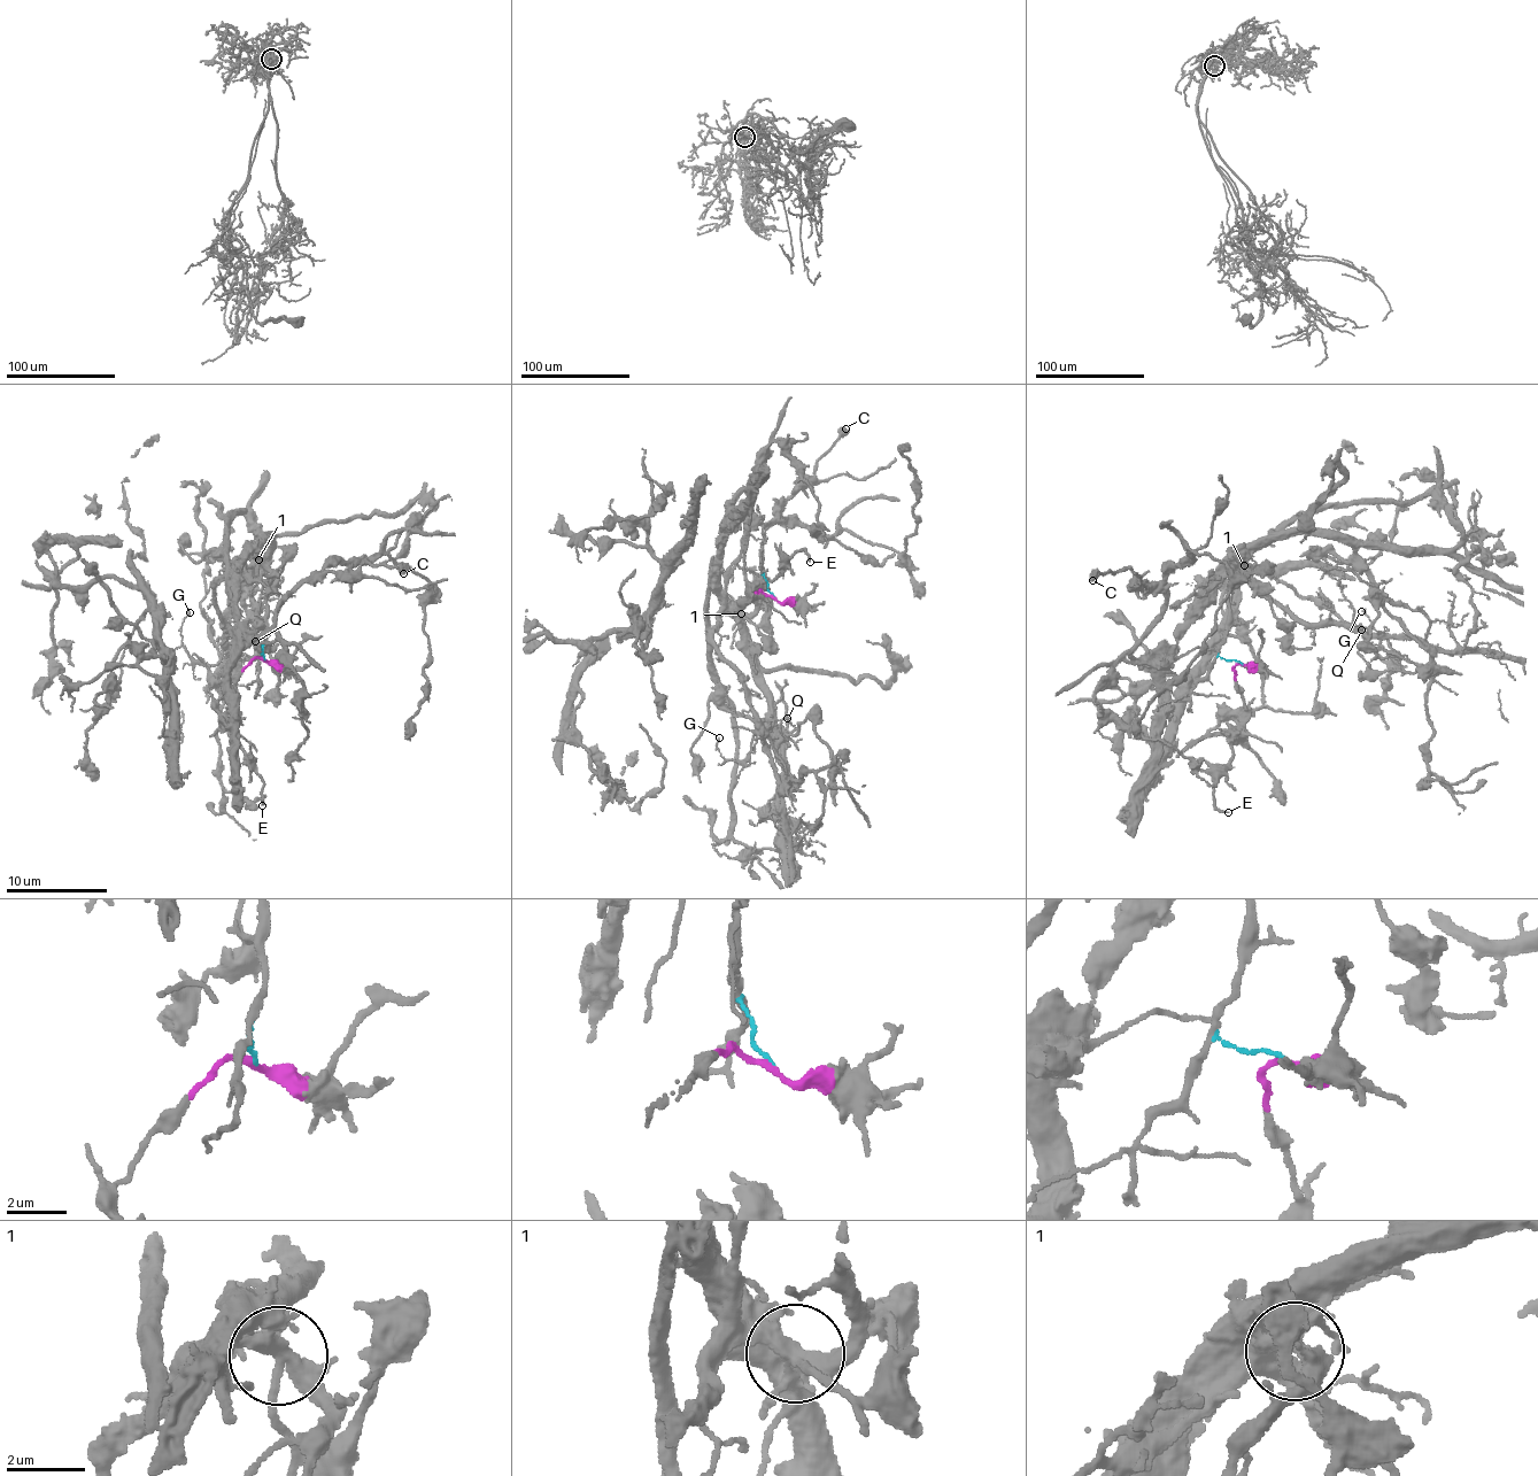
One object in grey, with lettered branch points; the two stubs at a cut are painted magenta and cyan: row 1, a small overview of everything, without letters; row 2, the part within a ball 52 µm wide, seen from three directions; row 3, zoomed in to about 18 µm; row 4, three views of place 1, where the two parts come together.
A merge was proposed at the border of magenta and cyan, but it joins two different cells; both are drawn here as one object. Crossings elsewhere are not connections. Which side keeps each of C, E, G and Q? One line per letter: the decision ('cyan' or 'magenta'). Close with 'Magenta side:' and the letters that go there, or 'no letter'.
C: magenta
E: magenta
G: cyan
Q: cyan
Magenta side: C, E

